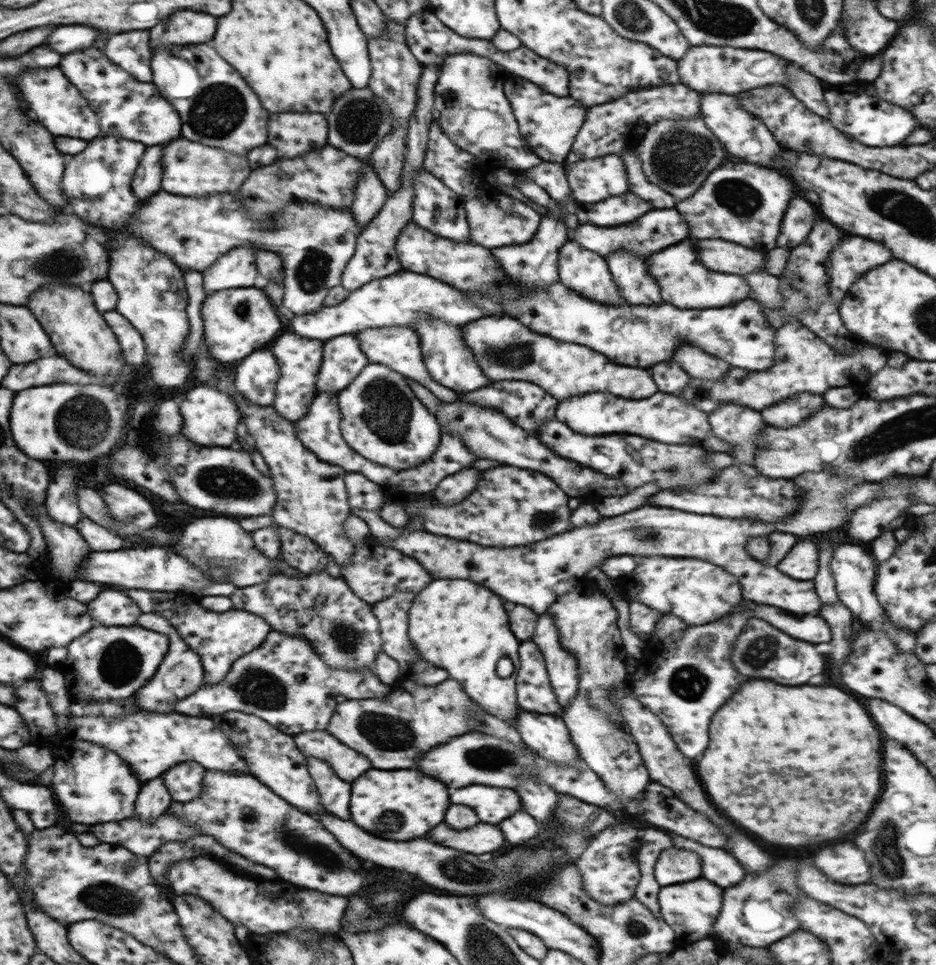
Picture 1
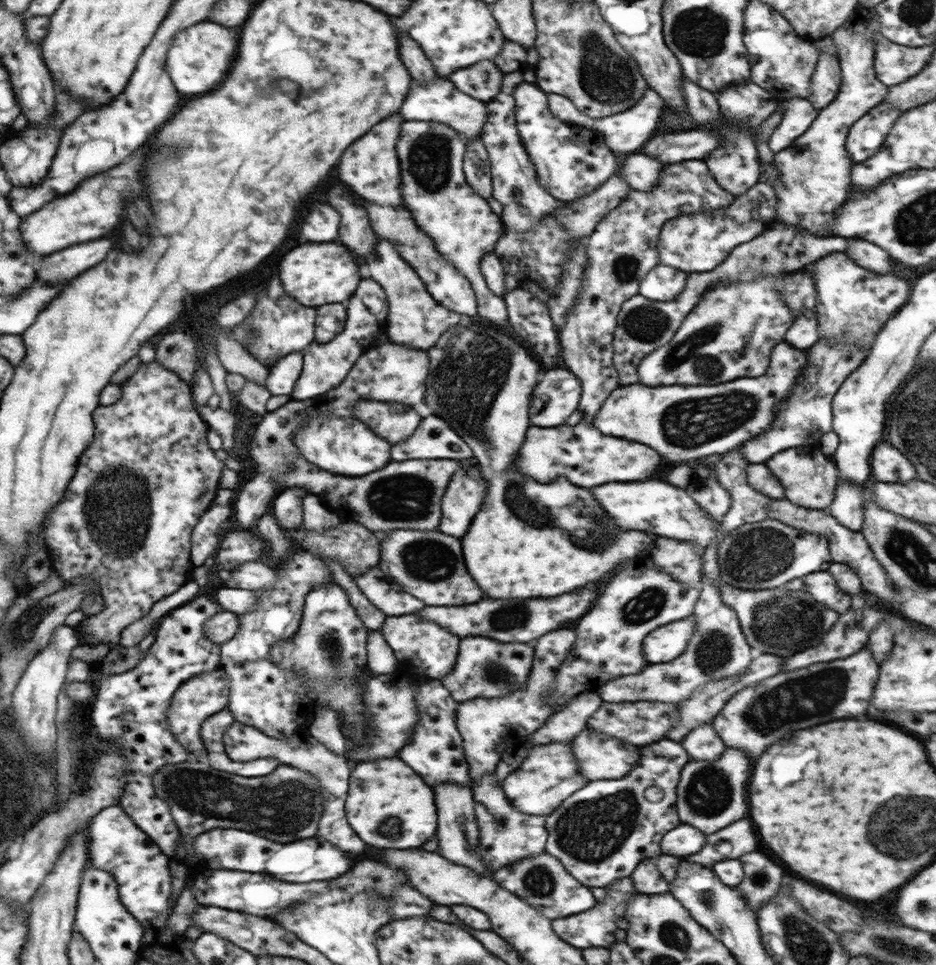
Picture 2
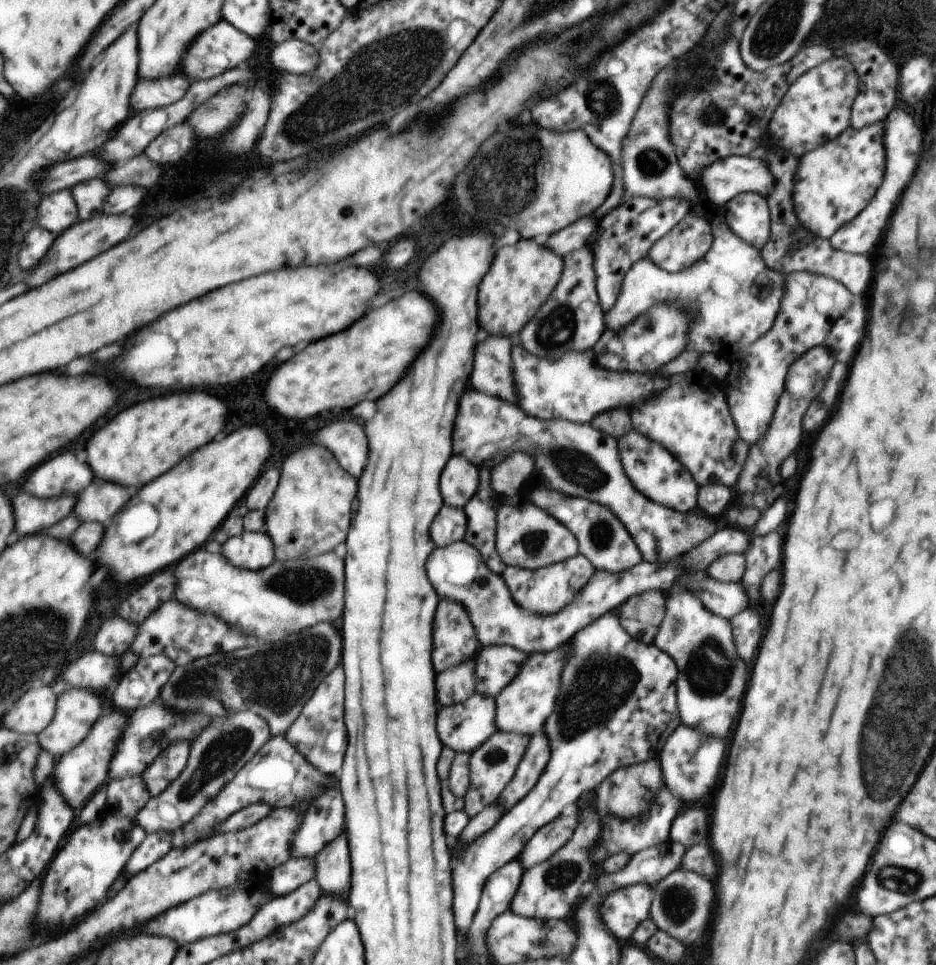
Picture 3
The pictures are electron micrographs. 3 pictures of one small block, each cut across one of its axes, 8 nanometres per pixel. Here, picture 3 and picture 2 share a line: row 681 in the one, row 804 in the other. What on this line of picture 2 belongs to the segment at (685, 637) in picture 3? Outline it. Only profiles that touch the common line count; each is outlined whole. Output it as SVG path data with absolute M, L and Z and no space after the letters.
M725 748L716 760L691 760L684 765L678 784L678 814L680 820L698 828L705 835L744 818L748 804L744 802L744 782L750 782L752 758L740 750Z

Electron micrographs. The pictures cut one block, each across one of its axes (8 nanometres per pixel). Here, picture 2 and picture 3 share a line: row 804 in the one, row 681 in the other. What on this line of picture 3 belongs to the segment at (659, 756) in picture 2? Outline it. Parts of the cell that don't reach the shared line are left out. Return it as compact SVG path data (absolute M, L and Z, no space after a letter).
M618 609L609 610L581 628L565 643L569 645L569 655L561 674L557 701L543 724L543 732L549 740L550 756L542 776L521 801L506 811L484 836L479 836L454 860L454 918L458 928L466 930L472 924L488 877L507 862L518 859L535 832L562 815L566 806L577 804L584 794L594 791L616 768L644 762L652 757L658 759L662 744L678 728L680 716L676 706L676 663L653 643L634 640L620 624Z

